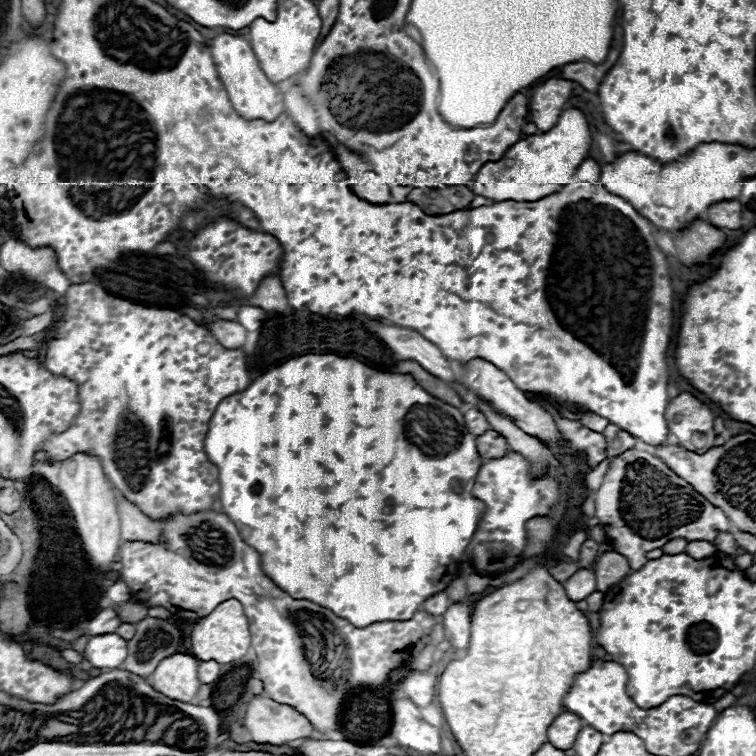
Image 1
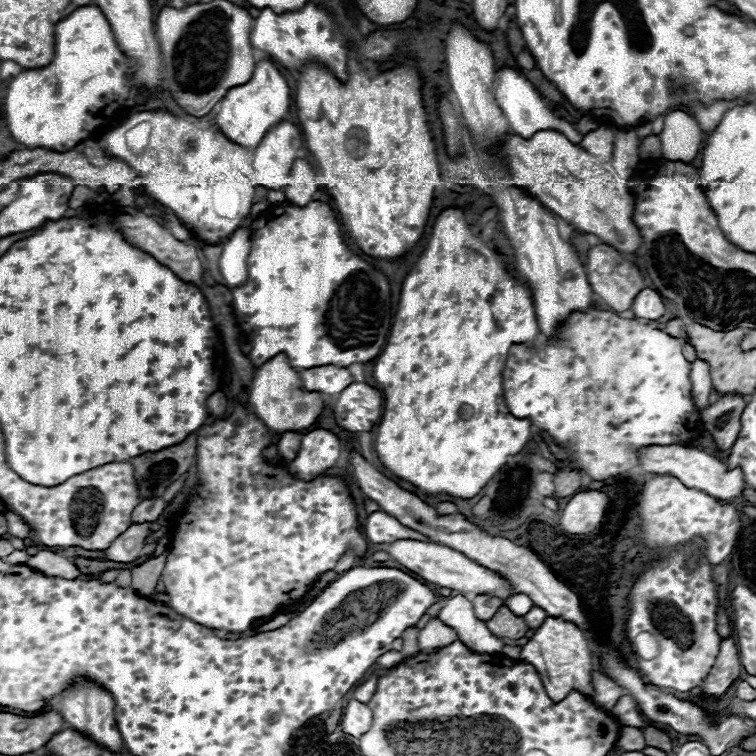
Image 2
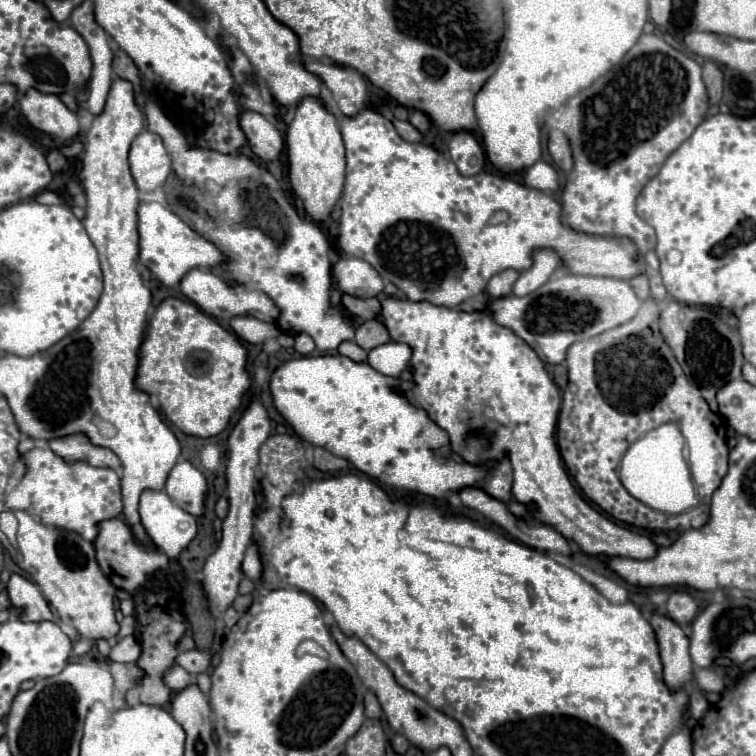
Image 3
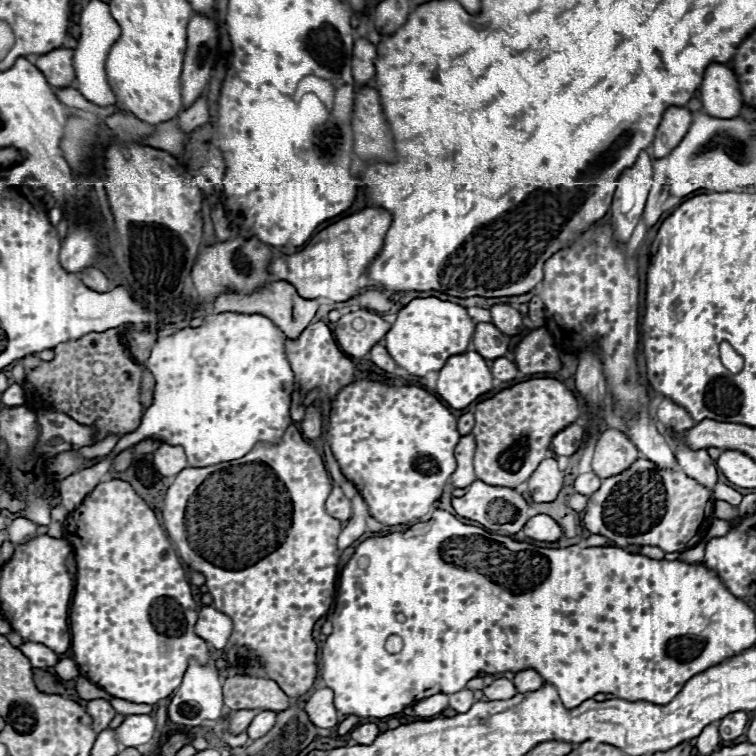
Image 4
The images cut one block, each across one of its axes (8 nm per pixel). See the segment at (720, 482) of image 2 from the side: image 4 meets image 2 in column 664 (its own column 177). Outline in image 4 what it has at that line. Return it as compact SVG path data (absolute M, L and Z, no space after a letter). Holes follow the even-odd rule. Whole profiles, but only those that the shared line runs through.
M162 444L156 452L154 452L154 466L162 476L176 476L180 470L184 470L188 466L186 462L186 454L182 446L170 446L170 444Z

